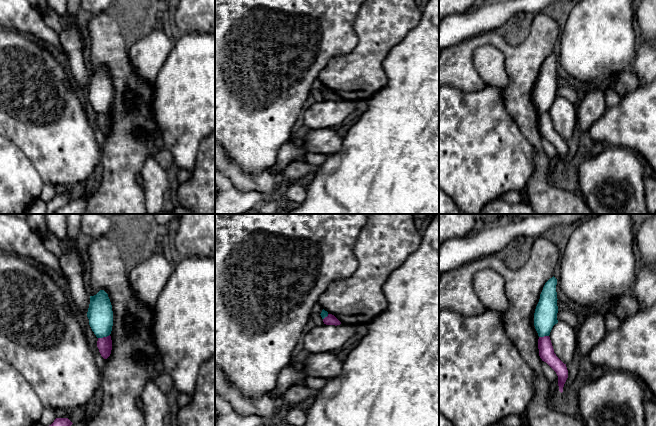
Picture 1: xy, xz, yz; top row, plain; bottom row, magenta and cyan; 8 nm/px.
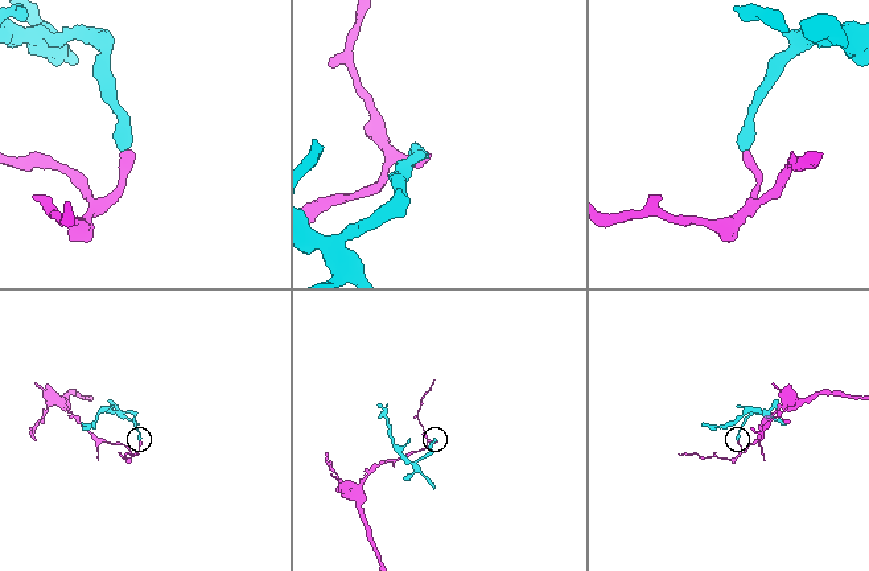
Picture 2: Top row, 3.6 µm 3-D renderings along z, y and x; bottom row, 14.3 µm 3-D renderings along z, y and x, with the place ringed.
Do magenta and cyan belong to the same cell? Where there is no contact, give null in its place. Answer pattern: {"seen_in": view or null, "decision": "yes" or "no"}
{"seen_in": "xy", "decision": "no"}

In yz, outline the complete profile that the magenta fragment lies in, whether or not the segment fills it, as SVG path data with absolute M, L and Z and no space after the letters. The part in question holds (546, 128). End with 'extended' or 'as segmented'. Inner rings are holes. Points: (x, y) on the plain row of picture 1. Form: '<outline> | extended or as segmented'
M549 112L539 113L538 115L539 132L542 137L546 138L558 152L559 167L563 168L564 160L568 154L568 146L554 129L554 125Z | as segmented

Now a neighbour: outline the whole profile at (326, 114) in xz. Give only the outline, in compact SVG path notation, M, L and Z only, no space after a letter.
M342 99L337 102L324 100L310 105L303 113L303 119L309 129L331 128L345 122L345 119L356 110L354 102Z

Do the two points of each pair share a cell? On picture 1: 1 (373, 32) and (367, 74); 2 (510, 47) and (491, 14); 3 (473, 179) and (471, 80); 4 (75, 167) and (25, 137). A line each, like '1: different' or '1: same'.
1: same
2: different
3: different
4: same

